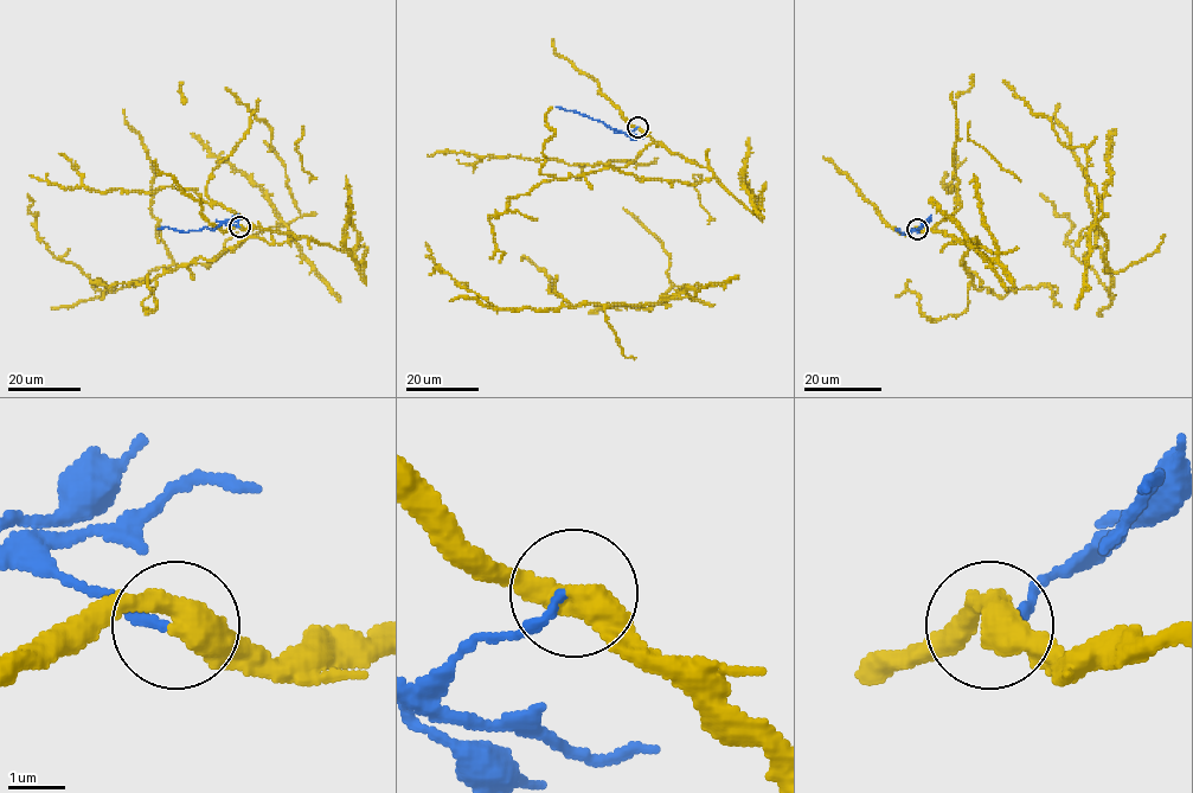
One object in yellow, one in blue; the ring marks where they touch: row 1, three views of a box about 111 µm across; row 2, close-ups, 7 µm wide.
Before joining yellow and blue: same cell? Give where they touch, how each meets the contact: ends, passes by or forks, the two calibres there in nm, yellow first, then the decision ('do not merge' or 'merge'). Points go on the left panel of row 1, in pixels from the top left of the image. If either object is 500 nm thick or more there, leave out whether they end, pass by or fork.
(239, 226) | yellow passes by | blue ends | 480/200 nm | do not merge

